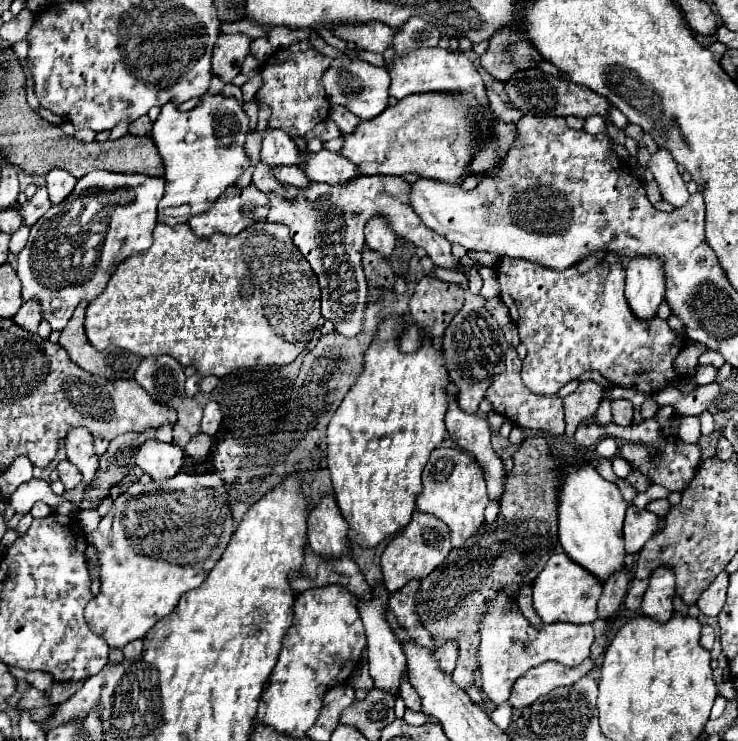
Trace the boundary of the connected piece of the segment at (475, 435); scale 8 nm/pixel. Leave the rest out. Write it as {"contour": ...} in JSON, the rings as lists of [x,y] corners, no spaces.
{"contour":[[[449,384],[447,386],[447,396],[451,398],[449,402],[449,408],[447,408],[447,414],[445,414],[445,424],[447,424],[447,432],[449,432],[449,438],[463,450],[471,452],[477,462],[481,464],[483,468],[483,474],[485,474],[485,480],[487,480],[487,494],[491,500],[497,500],[499,502],[499,496],[503,494],[503,484],[505,484],[505,474],[503,474],[503,460],[493,452],[491,444],[489,444],[489,438],[491,438],[491,426],[489,422],[481,416],[481,414],[467,414],[459,408],[457,404],[457,392],[459,388],[455,384]]]}

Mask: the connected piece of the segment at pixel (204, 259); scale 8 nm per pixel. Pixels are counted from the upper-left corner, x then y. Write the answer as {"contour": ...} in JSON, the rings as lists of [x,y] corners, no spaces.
{"contour":[[[257,222],[239,232],[237,236],[227,236],[227,234],[213,234],[209,238],[199,238],[191,232],[187,224],[181,226],[167,226],[167,224],[157,224],[153,232],[153,246],[147,252],[139,252],[131,258],[127,258],[119,268],[115,270],[115,276],[111,276],[111,284],[107,284],[103,296],[97,296],[91,300],[87,306],[87,316],[85,316],[85,332],[89,342],[97,350],[105,350],[107,346],[121,346],[141,358],[145,356],[163,356],[169,354],[173,356],[181,366],[193,366],[201,376],[227,376],[231,372],[237,372],[239,368],[255,368],[255,366],[285,366],[291,364],[311,342],[313,332],[319,326],[321,318],[321,290],[317,284],[317,276],[311,270],[309,262],[305,260],[303,254],[299,254],[299,248],[293,244],[289,228],[285,224],[275,224],[275,222]]]}

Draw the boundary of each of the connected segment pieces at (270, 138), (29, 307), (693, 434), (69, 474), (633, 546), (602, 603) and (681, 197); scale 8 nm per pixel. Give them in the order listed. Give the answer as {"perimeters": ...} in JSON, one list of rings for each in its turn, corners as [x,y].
{"perimeters":[[[[269,130],[263,138],[261,160],[271,166],[303,166],[305,156],[299,146],[283,132],[283,130]]],[[[25,302],[19,308],[19,312],[13,316],[13,322],[17,326],[21,326],[23,330],[31,332],[31,334],[37,334],[37,328],[39,328],[39,322],[41,322],[41,308],[39,308],[39,304]]],[[[697,416],[681,418],[681,426],[679,426],[677,436],[681,440],[687,440],[687,442],[697,442],[699,436],[701,436],[701,432],[699,432],[699,418]]],[[[61,460],[57,464],[57,472],[59,472],[59,480],[65,484],[65,488],[75,488],[81,482],[81,472],[69,462],[69,460]]],[[[629,506],[627,516],[625,516],[625,526],[623,526],[625,550],[629,554],[637,554],[643,548],[643,544],[653,536],[657,522],[659,522],[657,514]]],[[[619,570],[615,576],[611,576],[611,580],[607,580],[607,584],[603,584],[603,594],[597,604],[599,618],[607,620],[619,610],[625,594],[627,594],[629,582],[631,582],[631,572]]],[[[657,150],[657,154],[653,154],[649,160],[649,170],[659,184],[663,200],[667,200],[671,206],[683,206],[689,200],[687,186],[677,172],[677,164],[675,160],[671,160],[671,154]]]]}

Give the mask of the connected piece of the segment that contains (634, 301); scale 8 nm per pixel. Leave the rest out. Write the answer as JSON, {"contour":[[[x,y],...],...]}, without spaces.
{"contour":[[[655,258],[627,262],[625,298],[639,320],[651,320],[663,302],[663,264]]]}

